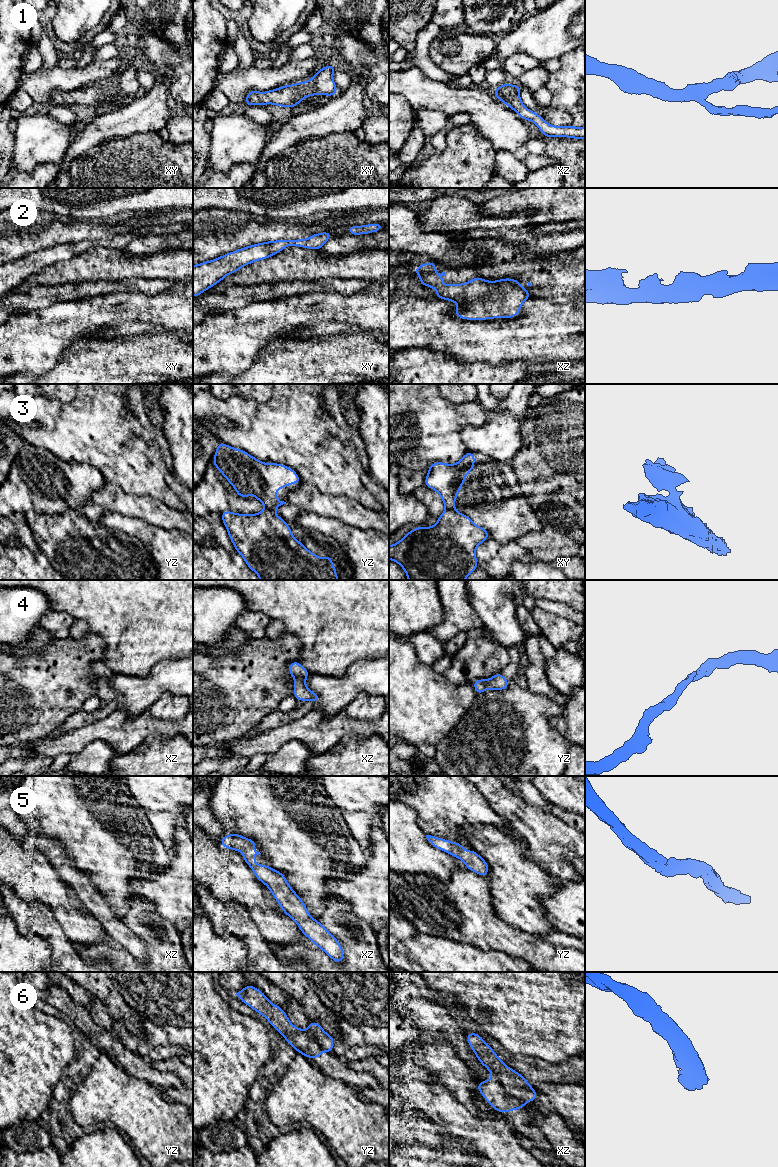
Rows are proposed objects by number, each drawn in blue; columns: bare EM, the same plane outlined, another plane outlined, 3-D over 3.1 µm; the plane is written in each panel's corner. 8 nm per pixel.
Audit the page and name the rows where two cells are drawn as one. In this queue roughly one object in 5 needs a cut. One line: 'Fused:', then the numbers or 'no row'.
Fused: 3, 6

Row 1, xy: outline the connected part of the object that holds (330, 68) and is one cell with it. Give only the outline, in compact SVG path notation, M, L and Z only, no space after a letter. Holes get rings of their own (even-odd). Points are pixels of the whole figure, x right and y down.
M329 64L325 68L318 69L308 81L278 87L266 92L250 90L245 99L245 107L272 104L292 109L304 98L312 97L315 94L334 96L338 93L332 78L335 71L334 64Z

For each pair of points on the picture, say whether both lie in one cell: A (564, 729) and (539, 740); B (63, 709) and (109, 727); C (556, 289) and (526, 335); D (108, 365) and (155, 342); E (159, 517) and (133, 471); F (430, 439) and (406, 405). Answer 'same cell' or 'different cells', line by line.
A: different cells
B: different cells
C: different cells
D: same cell
E: different cells
F: same cell

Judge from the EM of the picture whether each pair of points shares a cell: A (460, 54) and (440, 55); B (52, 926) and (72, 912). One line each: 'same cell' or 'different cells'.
A: same cell
B: different cells

